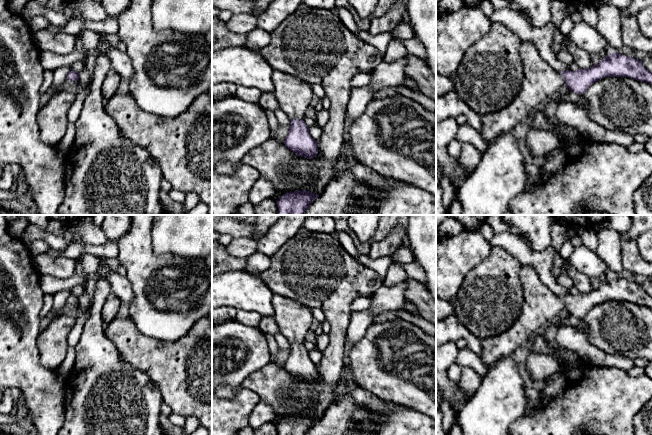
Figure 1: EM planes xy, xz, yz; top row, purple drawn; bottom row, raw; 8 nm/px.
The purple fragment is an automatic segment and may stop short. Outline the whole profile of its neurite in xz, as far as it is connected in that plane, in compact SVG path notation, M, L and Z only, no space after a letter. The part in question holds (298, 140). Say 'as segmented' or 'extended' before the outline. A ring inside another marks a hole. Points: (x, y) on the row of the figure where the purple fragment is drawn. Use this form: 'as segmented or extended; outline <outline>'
extended; outline M273 70L274 95L280 109L291 120L285 146L296 155L311 159L318 154L317 140L311 137L303 121L313 95L312 85L284 72Z

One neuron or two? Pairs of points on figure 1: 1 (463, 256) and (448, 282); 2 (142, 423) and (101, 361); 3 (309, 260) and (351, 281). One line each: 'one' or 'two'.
1: one
2: one
3: one

